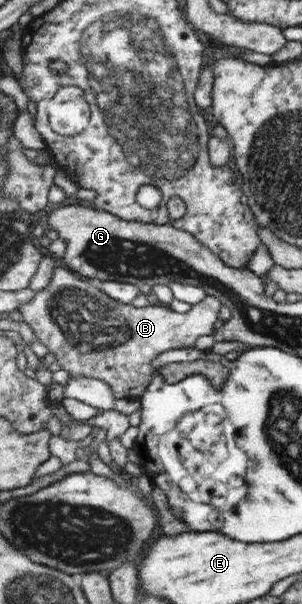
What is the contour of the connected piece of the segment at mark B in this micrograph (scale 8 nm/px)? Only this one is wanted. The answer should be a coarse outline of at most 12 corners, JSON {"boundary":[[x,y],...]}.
{"boundary":[[54,267],[22,320],[71,377],[139,400],[220,299],[133,308]]}

